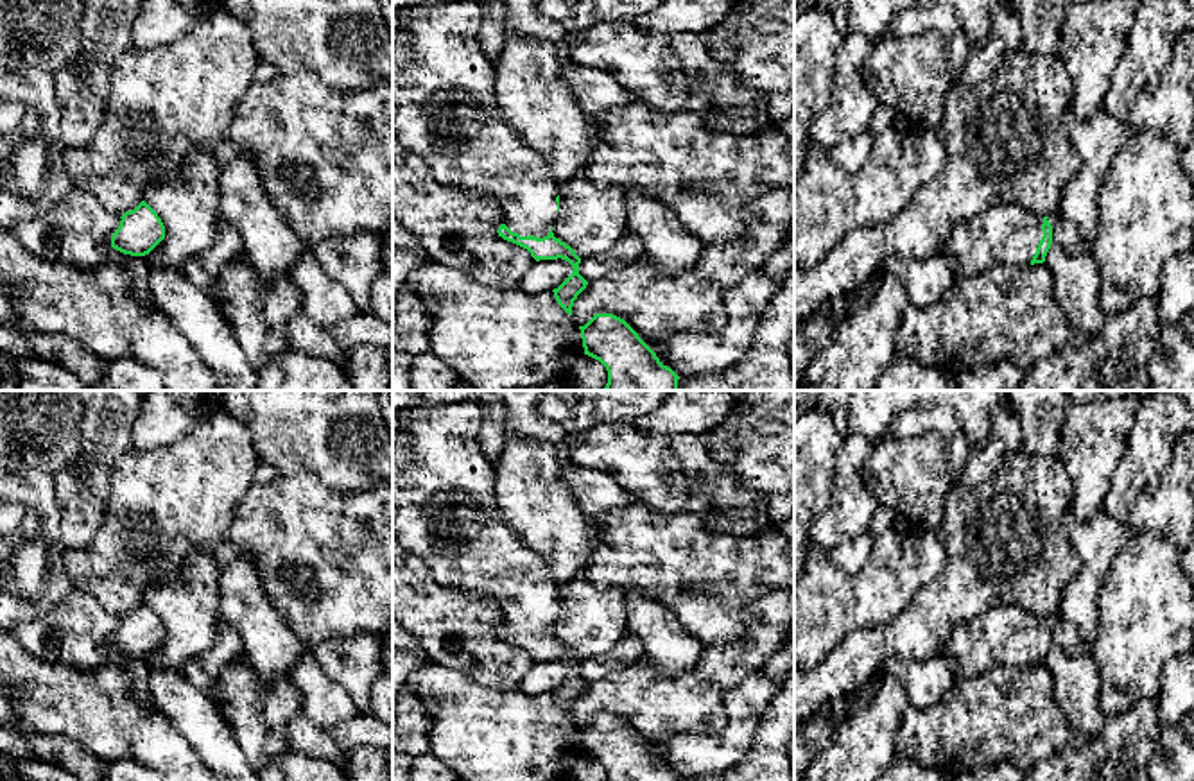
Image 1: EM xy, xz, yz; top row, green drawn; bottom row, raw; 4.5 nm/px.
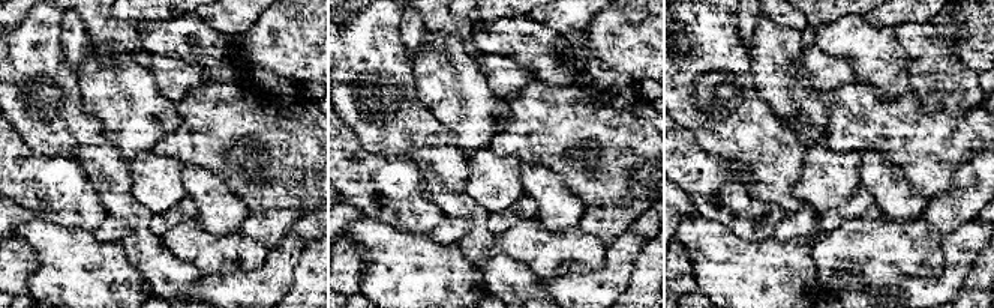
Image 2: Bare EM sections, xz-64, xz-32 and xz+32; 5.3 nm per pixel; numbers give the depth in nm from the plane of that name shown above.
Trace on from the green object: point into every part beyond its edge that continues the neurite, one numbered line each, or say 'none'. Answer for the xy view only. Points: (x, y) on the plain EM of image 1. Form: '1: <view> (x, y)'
none

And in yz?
1: yz (1006, 636)

